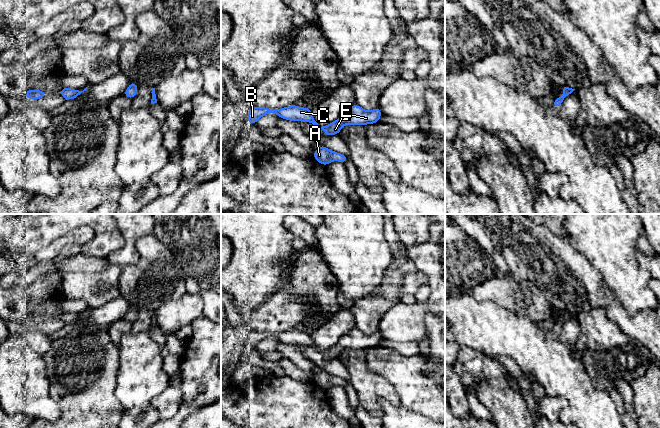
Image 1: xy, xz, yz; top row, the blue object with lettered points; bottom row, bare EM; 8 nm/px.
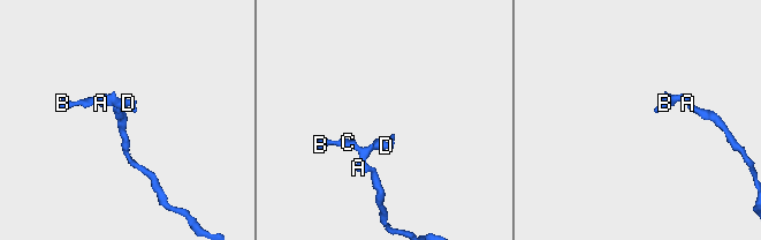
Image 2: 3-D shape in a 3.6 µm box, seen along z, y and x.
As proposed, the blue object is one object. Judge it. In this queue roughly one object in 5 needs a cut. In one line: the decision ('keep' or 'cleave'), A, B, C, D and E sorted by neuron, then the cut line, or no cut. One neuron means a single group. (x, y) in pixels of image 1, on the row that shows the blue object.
keep | A B C D E | no cut

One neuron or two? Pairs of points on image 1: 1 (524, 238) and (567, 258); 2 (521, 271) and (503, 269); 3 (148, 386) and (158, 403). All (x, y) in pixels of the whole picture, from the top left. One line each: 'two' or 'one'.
1: one
2: two
3: two

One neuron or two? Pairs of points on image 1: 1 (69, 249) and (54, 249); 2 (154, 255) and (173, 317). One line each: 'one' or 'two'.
1: two
2: two

